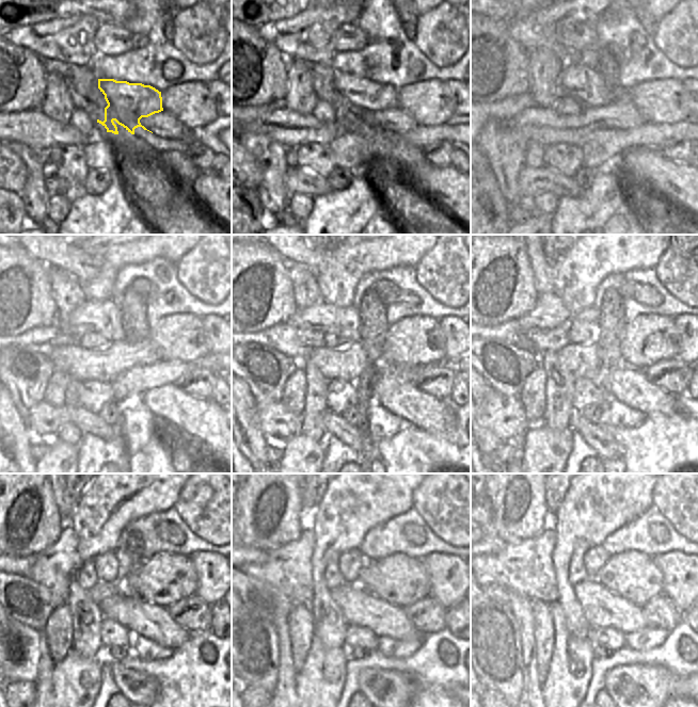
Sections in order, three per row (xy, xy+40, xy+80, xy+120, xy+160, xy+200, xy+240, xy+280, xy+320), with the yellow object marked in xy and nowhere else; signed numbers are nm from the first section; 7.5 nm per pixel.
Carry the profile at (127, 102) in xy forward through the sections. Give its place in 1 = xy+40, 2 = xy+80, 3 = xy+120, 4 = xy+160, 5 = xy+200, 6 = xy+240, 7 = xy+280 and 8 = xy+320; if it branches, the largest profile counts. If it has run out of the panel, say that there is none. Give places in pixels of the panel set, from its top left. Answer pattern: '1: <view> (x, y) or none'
1: xy+40 (362, 94)
2: xy+80 (581, 82)
3: xy+120 (102, 317)
4: xy+160 (328, 318)
5: xy+200 (550, 312)
6: xy+240 (52, 568)
7: xy+280 (288, 568)
8: xy+320 (525, 567)

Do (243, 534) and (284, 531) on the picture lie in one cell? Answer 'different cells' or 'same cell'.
same cell

